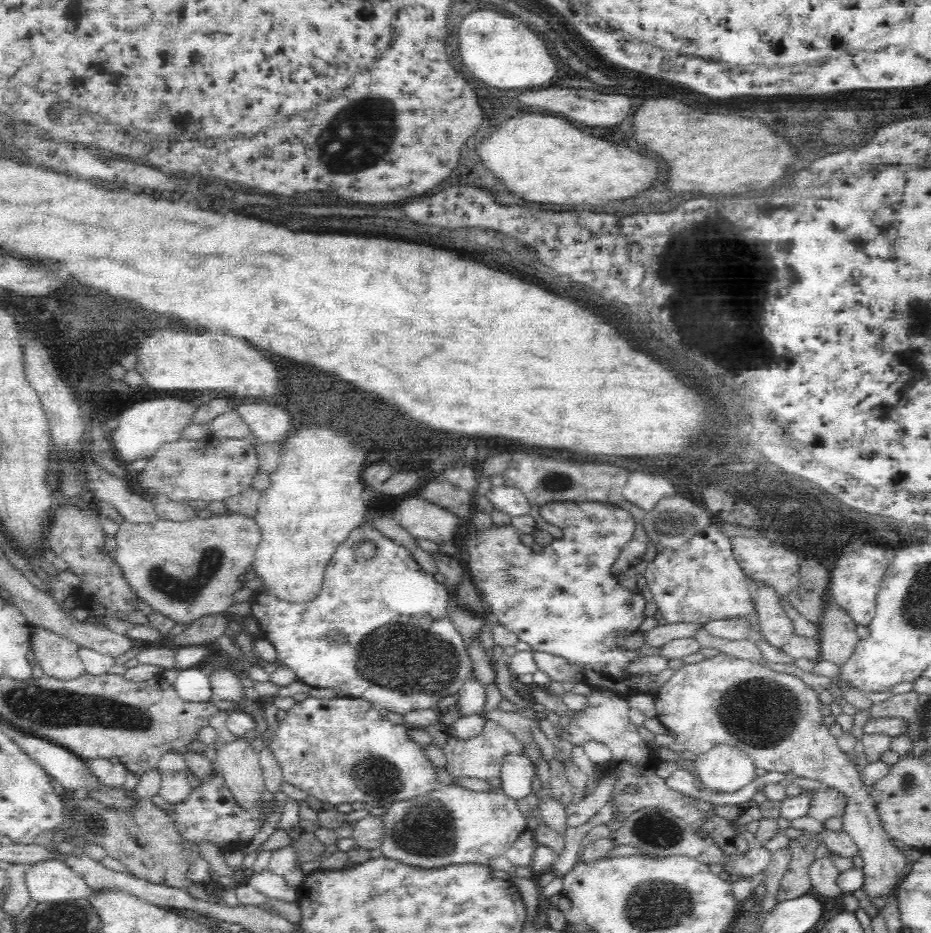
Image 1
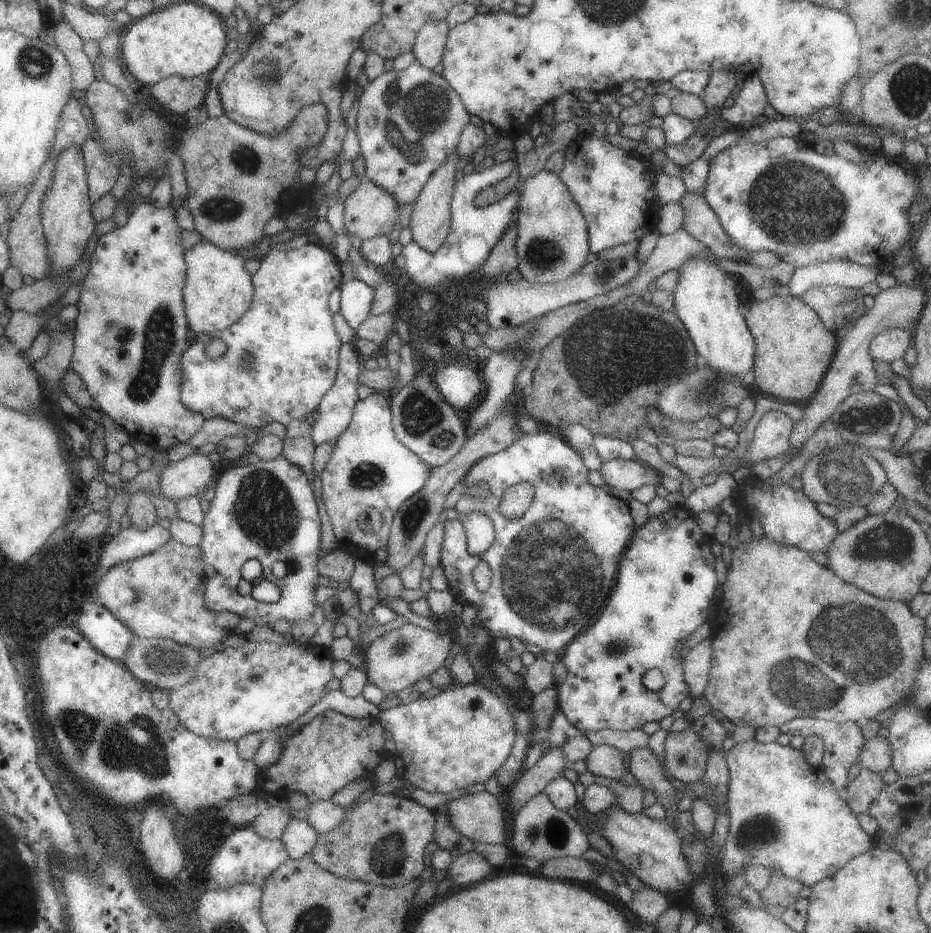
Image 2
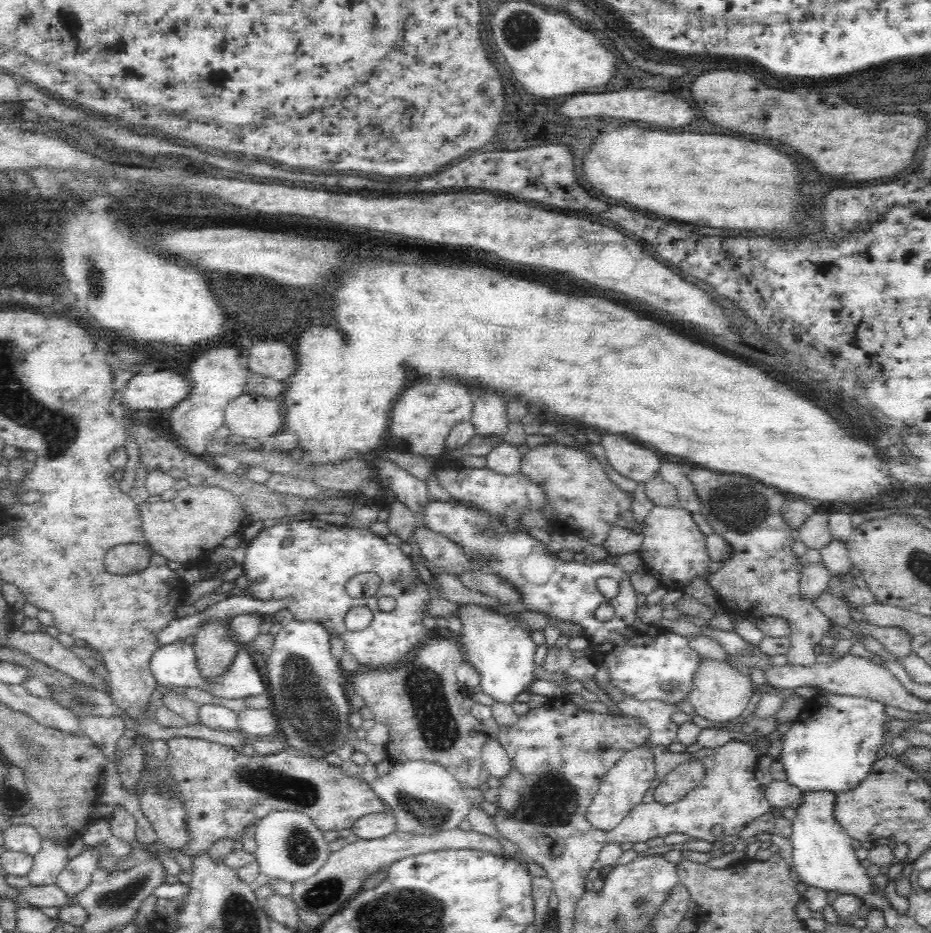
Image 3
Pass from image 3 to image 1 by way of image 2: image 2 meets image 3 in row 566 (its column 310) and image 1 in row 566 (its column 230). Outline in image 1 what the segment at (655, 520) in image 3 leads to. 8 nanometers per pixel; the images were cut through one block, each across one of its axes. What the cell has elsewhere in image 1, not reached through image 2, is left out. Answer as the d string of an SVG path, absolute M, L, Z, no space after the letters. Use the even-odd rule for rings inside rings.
M715 524L708 525L678 548L664 546L648 563L643 574L648 592L657 606L658 616L666 618L668 623L695 622L705 626L713 620L751 616L750 638L756 640L762 637L756 625L750 579L733 555L731 538L726 537Z

